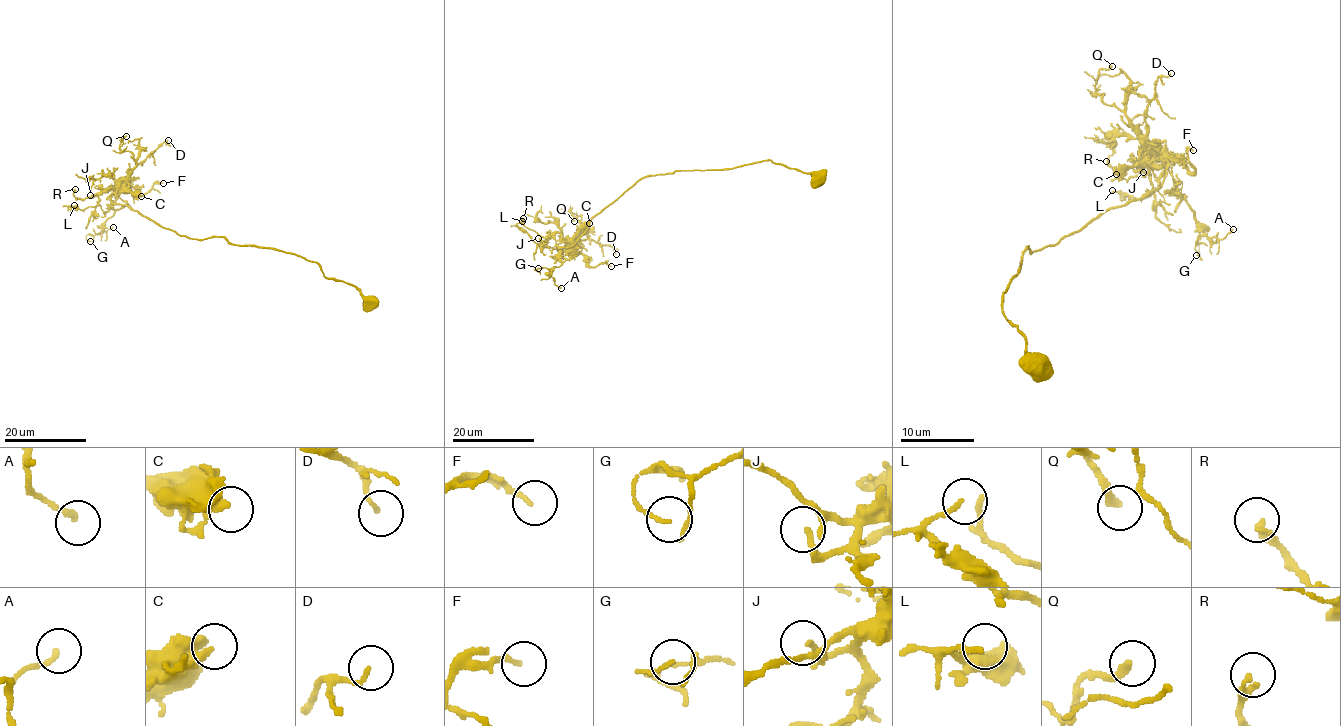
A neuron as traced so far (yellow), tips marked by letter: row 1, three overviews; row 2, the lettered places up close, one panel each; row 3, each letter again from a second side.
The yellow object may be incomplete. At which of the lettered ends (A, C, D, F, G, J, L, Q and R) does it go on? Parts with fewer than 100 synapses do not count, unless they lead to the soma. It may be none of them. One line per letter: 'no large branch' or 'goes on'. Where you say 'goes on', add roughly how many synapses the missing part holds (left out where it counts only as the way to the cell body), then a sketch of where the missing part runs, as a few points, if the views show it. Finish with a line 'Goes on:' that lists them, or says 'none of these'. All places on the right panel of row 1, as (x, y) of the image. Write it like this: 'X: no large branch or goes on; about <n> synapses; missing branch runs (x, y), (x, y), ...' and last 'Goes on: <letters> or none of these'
A: no large branch
C: no large branch
D: no large branch
F: no large branch
G: no large branch
J: no large branch
L: no large branch
Q: no large branch
R: no large branch
Goes on: none of these

